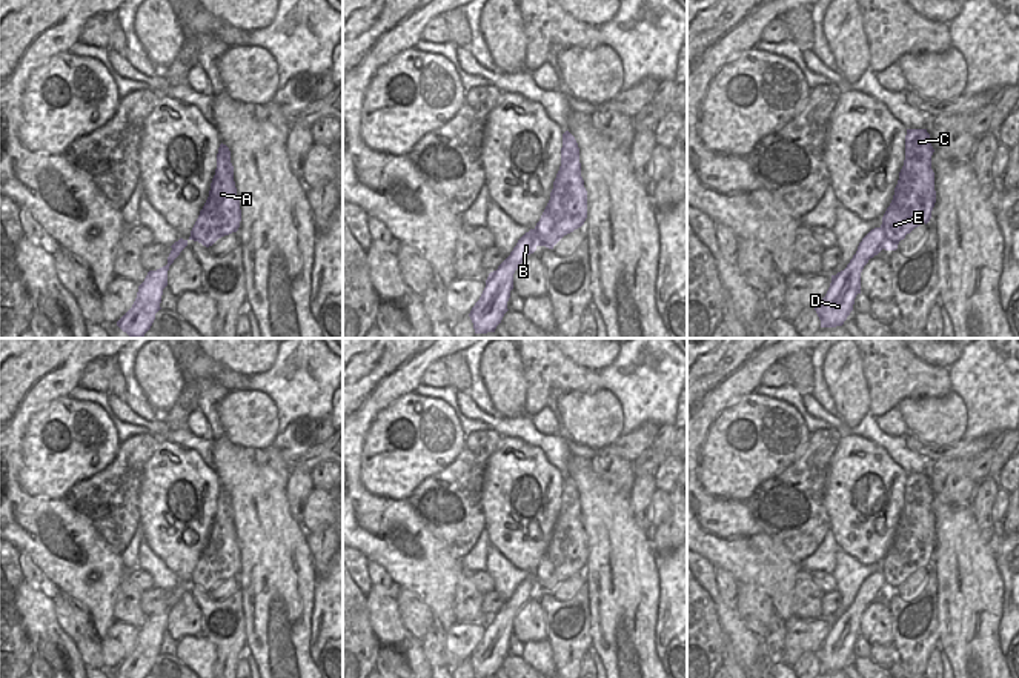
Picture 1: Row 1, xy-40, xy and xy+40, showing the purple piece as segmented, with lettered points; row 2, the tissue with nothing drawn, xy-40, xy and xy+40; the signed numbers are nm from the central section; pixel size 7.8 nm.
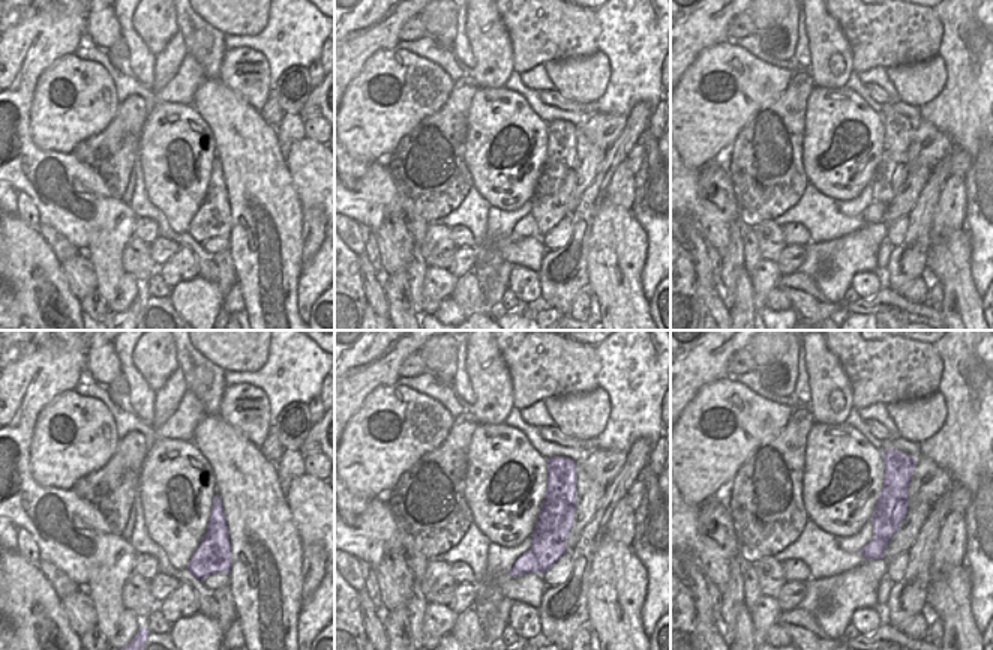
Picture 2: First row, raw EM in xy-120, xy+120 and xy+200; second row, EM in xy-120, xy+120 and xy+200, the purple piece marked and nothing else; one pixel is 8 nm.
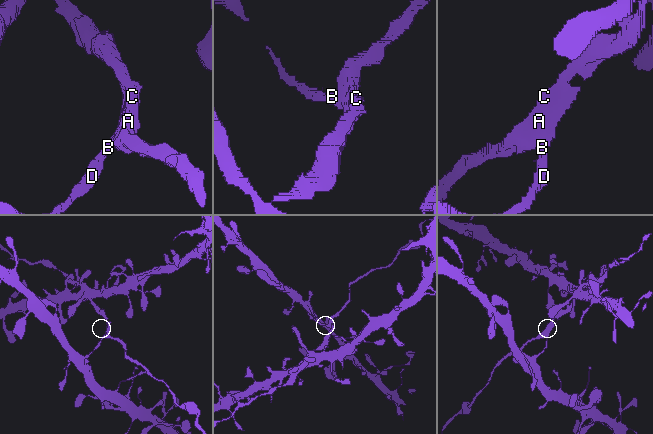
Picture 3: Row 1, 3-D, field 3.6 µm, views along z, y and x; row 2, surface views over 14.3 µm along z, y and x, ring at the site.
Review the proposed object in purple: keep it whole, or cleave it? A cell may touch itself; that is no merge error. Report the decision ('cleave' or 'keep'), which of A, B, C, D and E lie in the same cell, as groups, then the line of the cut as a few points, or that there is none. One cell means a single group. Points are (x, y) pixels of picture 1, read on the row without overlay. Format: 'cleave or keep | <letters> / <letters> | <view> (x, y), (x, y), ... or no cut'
cleave | A C E / B D | xy+40 (881, 571), (884, 592)

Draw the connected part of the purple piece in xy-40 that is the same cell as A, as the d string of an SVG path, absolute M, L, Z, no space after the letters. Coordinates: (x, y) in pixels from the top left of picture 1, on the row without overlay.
M220 489L217 513L211 527L209 541L191 575L189 584L212 590L218 583L237 577L241 566L240 544L234 526L231 495Z

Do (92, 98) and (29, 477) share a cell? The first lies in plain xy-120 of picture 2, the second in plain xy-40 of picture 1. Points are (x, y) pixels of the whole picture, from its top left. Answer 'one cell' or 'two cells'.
one cell

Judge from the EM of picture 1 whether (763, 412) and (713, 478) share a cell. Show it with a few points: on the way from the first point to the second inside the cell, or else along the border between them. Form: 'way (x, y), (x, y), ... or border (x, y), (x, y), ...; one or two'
way (761, 429), (730, 461); one

